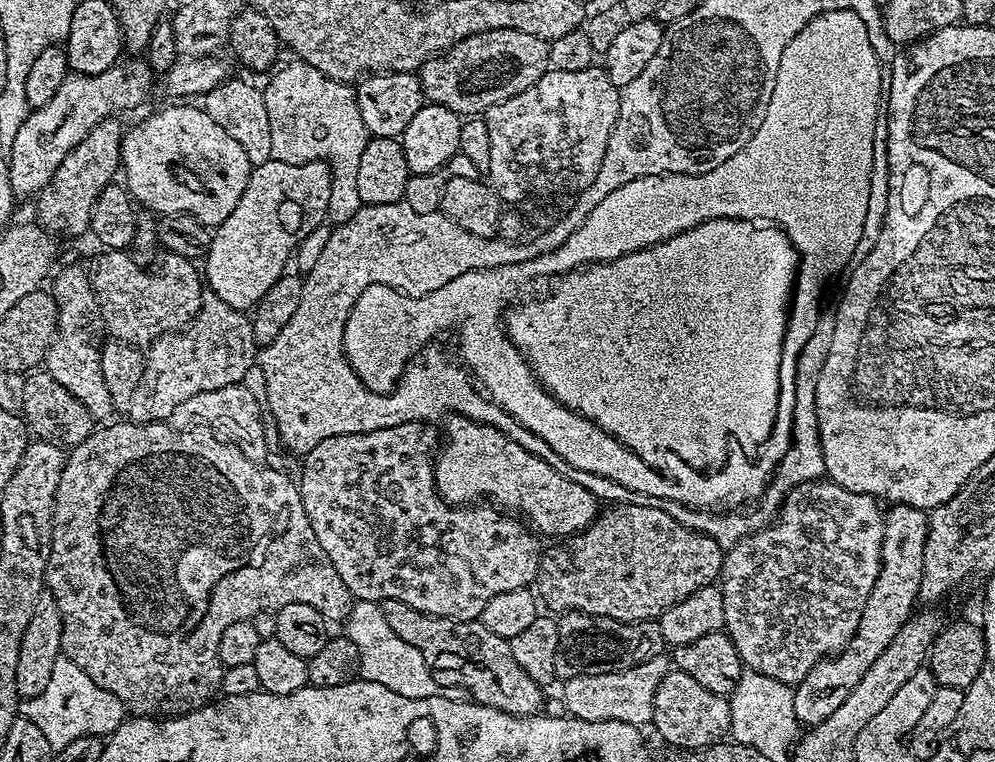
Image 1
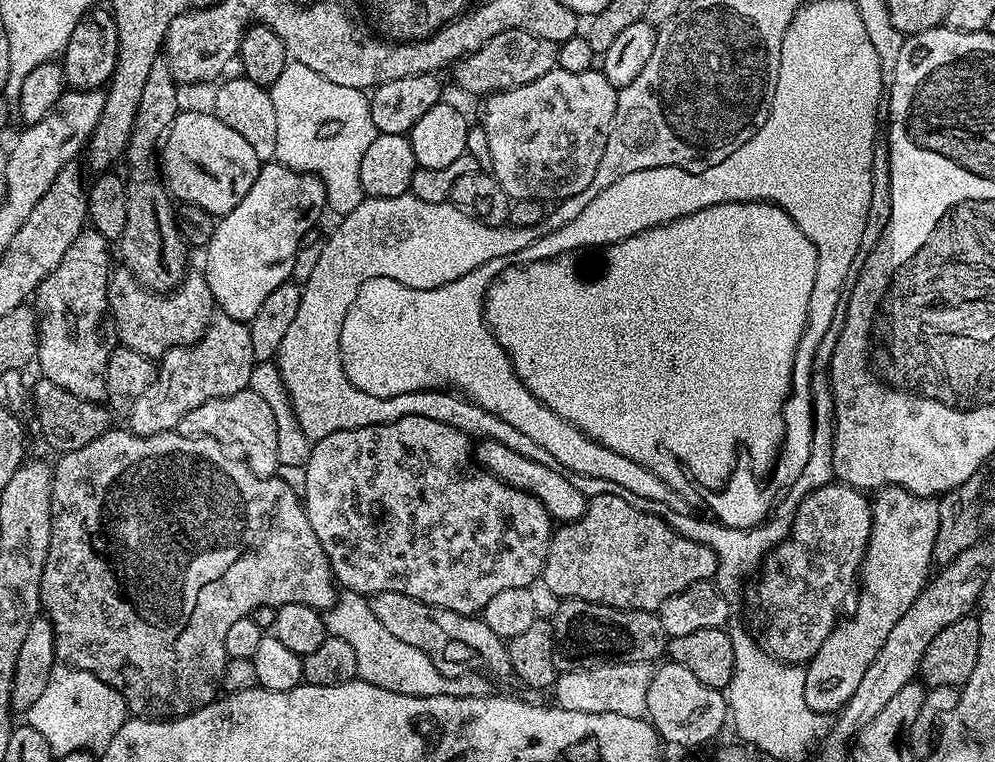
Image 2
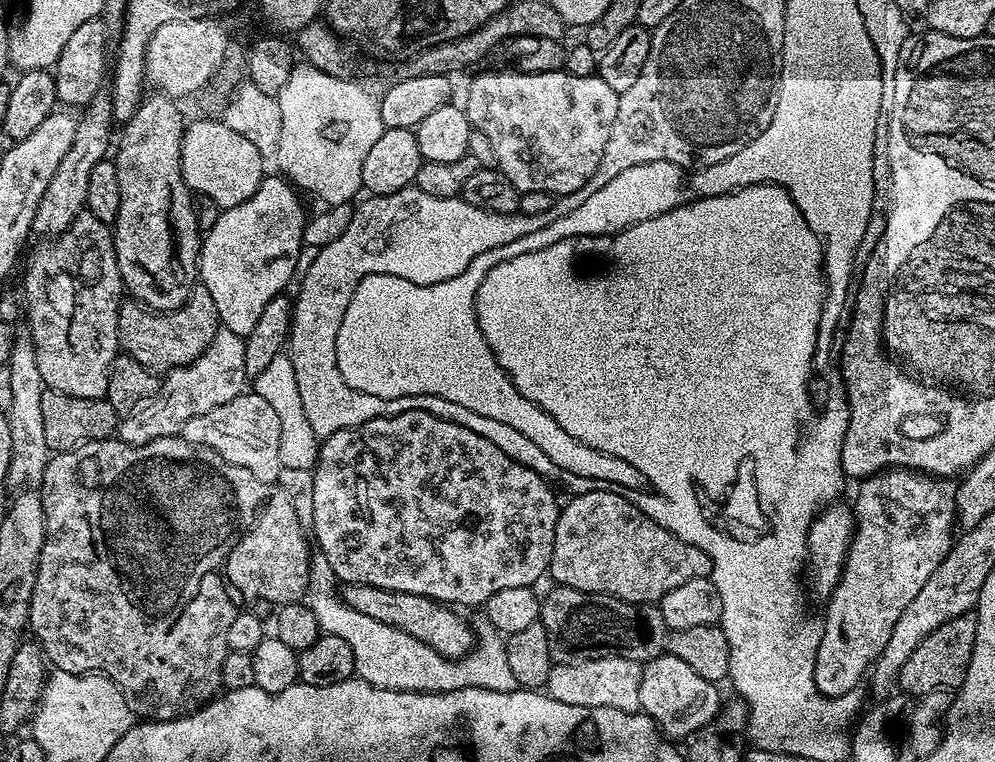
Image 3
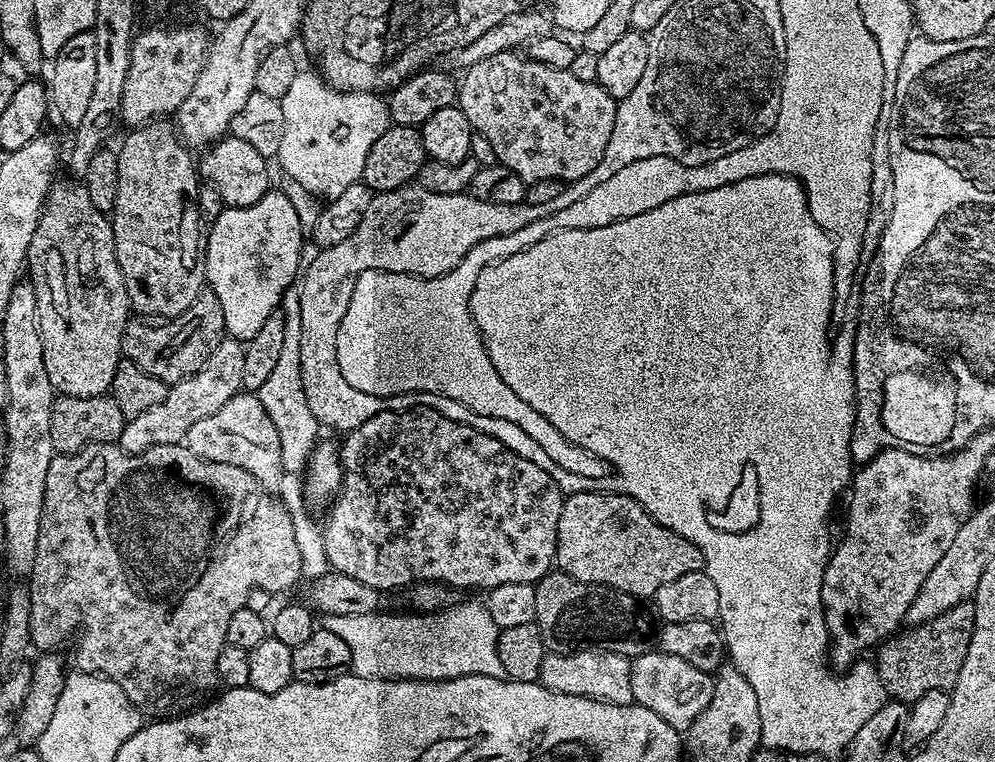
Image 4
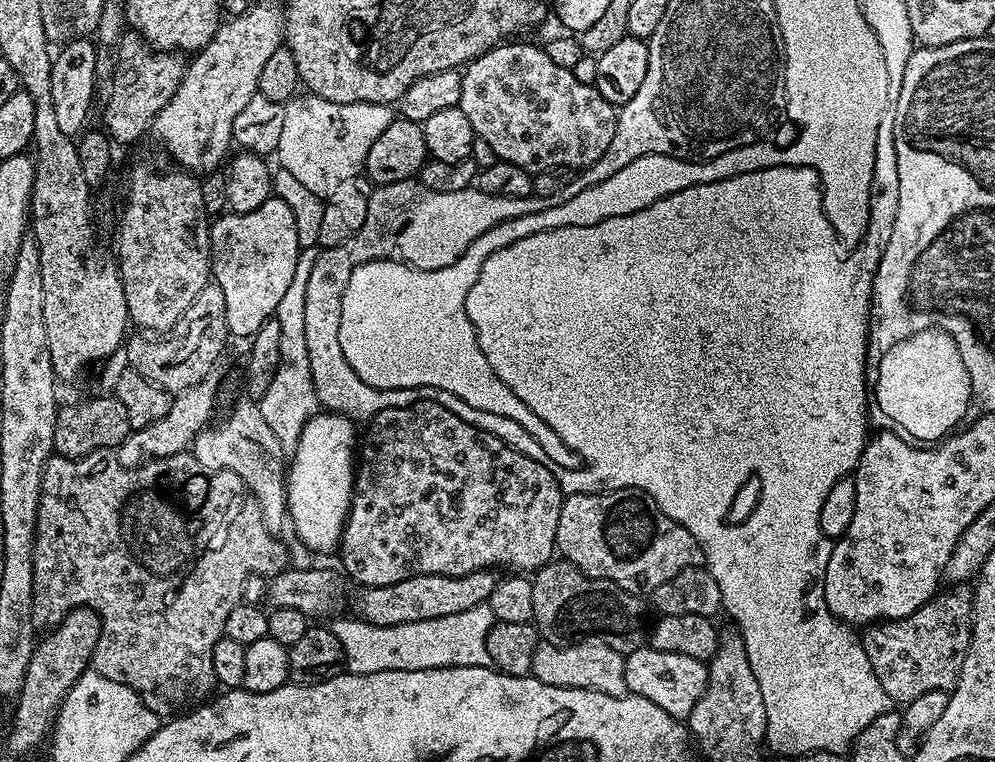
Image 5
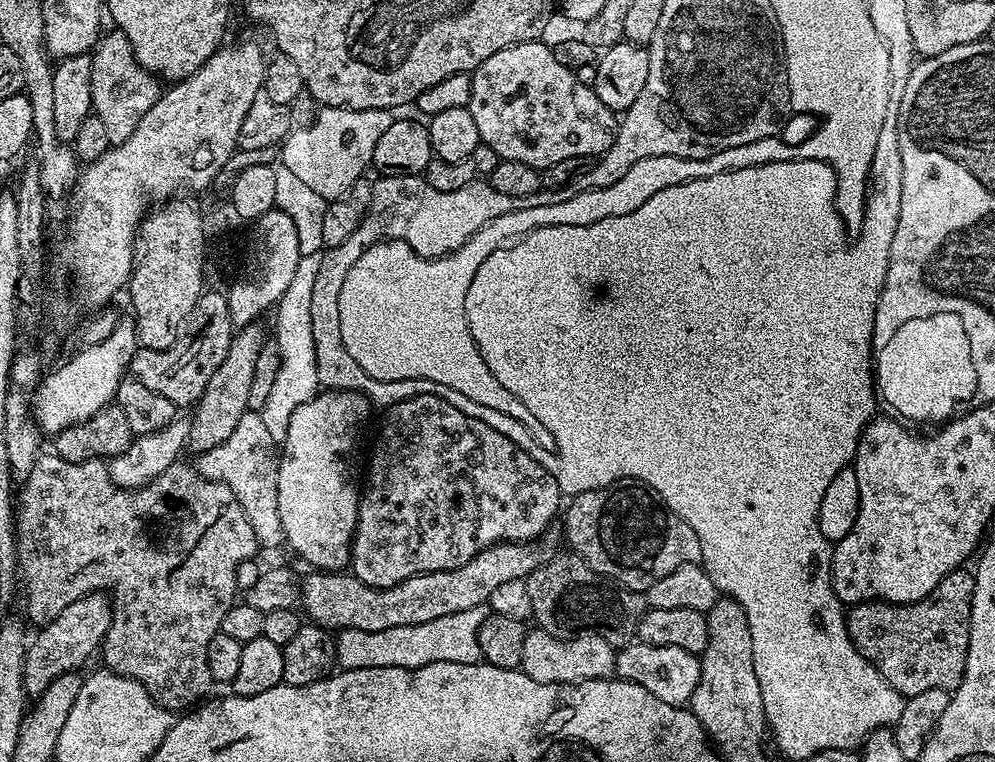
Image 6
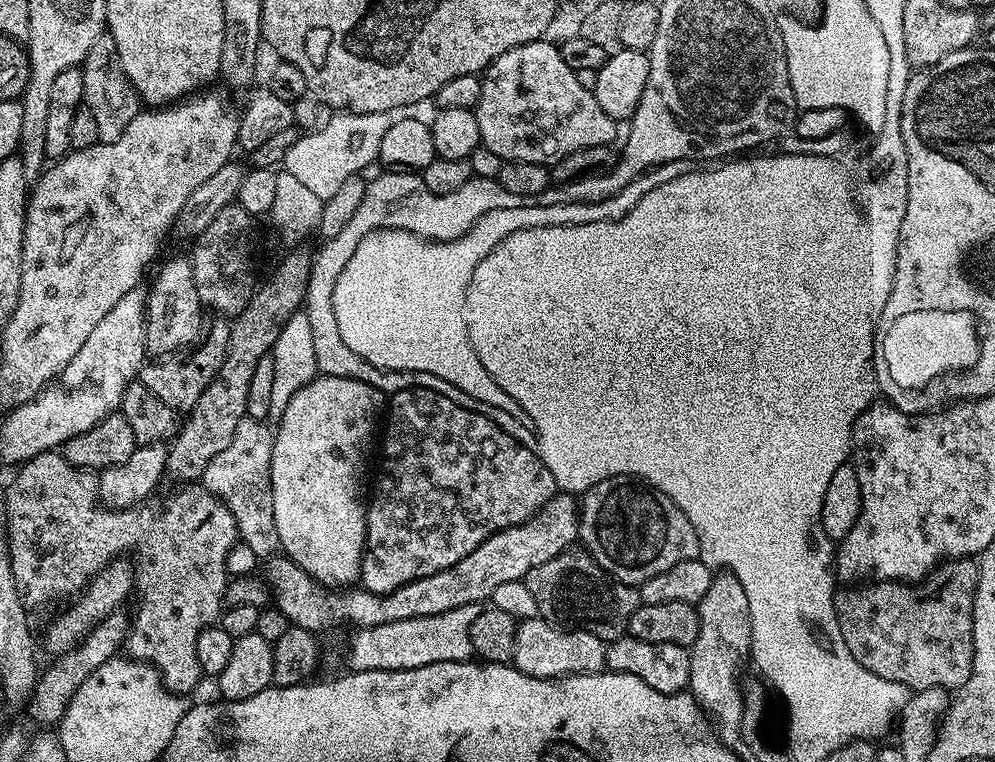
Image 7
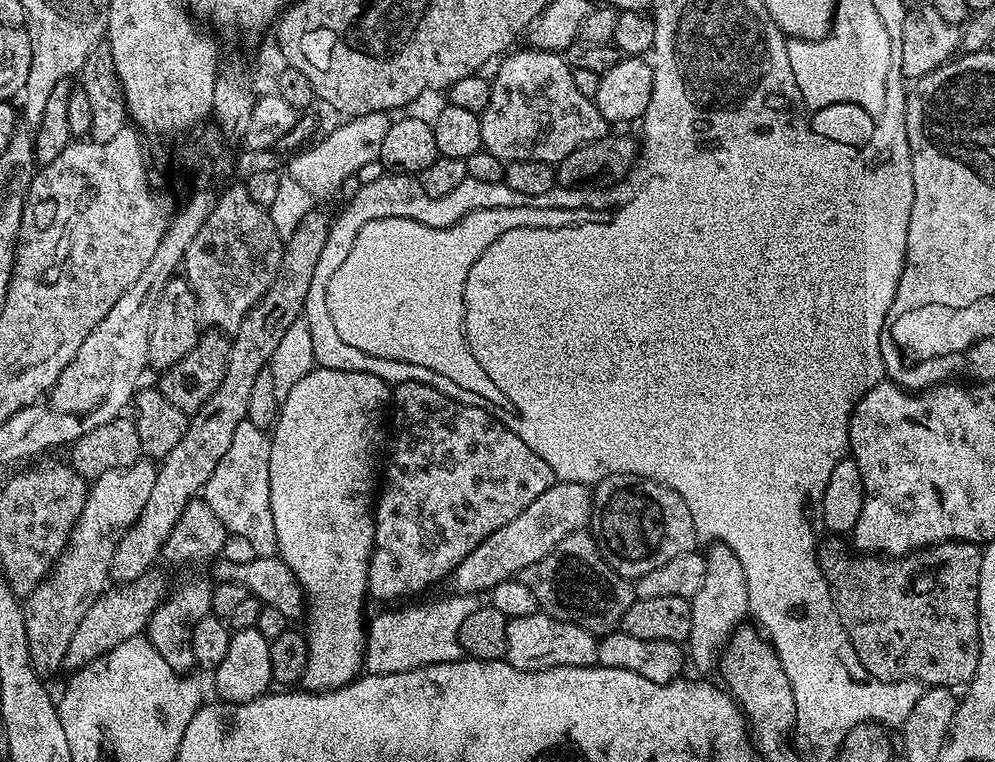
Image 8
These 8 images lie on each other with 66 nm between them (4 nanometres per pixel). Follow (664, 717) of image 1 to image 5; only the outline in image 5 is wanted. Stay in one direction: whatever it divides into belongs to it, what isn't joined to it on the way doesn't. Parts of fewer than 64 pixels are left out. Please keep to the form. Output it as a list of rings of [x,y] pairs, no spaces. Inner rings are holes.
[[[645,646],[627,653],[624,658],[626,670],[626,686],[634,696],[650,698],[654,706],[666,710],[675,720],[684,722],[698,706],[698,698],[708,685],[707,663],[698,658],[686,658],[686,654],[666,654],[666,650],[654,650]]]

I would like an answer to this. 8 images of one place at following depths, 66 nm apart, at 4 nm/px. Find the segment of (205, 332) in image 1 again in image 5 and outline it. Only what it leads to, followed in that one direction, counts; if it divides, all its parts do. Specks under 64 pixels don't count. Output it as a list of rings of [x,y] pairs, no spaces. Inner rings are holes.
[[[215,375],[207,376],[202,382],[190,386],[173,399],[170,410],[166,410],[166,414],[162,414],[162,418],[158,418],[158,422],[150,422],[150,426],[142,426],[129,432],[120,443],[120,447],[115,449],[122,466],[135,468],[146,460],[185,451],[195,440],[196,435],[203,428],[209,427],[210,421],[213,419],[211,416],[212,410],[216,406],[216,379]]]

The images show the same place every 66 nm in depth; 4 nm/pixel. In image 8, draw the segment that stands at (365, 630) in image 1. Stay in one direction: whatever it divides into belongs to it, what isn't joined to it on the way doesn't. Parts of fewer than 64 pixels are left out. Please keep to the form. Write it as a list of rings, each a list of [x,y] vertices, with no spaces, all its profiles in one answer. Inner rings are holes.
[[[470,592],[447,595],[429,604],[409,603],[412,604],[409,608],[392,606],[389,612],[380,612],[373,620],[371,617],[366,624],[363,671],[374,676],[385,676],[461,659],[464,651],[458,630],[462,630],[462,622],[469,614],[481,608],[482,600],[479,595]]]

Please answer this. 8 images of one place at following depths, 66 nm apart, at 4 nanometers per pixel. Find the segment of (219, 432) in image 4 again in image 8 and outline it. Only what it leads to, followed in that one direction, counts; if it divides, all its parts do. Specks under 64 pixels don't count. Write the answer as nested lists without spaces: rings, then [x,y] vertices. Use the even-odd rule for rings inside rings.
[[[247,419],[234,430],[230,450],[222,454],[222,462],[214,466],[214,474],[206,482],[202,499],[222,522],[225,533],[238,535],[251,543],[256,556],[274,556],[278,553],[278,534],[274,530],[274,514],[270,506],[270,446],[272,437],[265,429],[254,426]]]

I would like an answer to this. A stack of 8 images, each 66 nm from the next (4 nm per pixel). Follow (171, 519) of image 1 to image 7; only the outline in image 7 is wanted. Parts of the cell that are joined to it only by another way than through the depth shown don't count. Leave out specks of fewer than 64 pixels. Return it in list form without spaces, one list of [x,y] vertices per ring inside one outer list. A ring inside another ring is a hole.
[[[59,451],[43,452],[34,458],[25,460],[19,465],[16,481],[8,488],[8,497],[3,497],[2,502],[6,506],[6,522],[8,523],[8,541],[10,542],[10,558],[14,562],[14,582],[18,582],[18,590],[24,595],[25,605],[32,604],[48,604],[51,600],[64,600],[75,597],[92,579],[106,567],[110,561],[123,557],[125,554],[131,554],[134,557],[134,567],[136,570],[136,585],[141,596],[135,597],[136,613],[131,613],[130,627],[126,637],[126,652],[133,660],[142,660],[146,664],[156,668],[160,675],[164,677],[164,684],[170,692],[177,694],[189,694],[202,681],[202,673],[200,671],[200,663],[198,662],[198,634],[202,634],[202,630],[213,627],[219,621],[222,609],[225,607],[224,592],[228,588],[230,579],[227,571],[226,558],[231,550],[238,543],[238,531],[234,514],[230,514],[228,507],[219,500],[214,494],[204,489],[203,483],[188,482],[177,492],[172,492],[169,496],[164,496],[161,500],[157,498],[149,498],[143,504],[135,504],[132,508],[110,508],[105,506],[100,499],[100,482],[95,471],[87,468],[79,468],[70,462],[64,460],[63,455]]]

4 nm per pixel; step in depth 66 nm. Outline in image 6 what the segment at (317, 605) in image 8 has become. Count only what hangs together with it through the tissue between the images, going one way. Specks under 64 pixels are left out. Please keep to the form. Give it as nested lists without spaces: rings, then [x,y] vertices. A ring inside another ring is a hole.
[[[321,390],[308,402],[302,402],[302,406],[298,406],[298,410],[294,410],[294,415],[290,418],[290,430],[286,430],[286,438],[276,466],[278,470],[278,515],[282,518],[282,530],[284,531],[287,547],[292,547],[308,563],[308,566],[316,570],[344,570],[349,567],[352,559],[352,539],[356,533],[356,519],[358,518],[358,506],[360,505],[358,484],[357,481],[356,484],[352,481],[352,455],[356,452],[356,435],[360,432],[360,419],[363,418],[364,411],[367,408],[370,408],[370,401],[361,392]]]

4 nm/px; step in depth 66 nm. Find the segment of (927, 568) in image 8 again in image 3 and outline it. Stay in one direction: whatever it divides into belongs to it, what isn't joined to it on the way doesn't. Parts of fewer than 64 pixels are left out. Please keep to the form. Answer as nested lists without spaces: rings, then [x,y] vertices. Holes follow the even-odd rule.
[[[972,614],[950,618],[950,622],[938,626],[938,630],[927,636],[902,666],[898,677],[899,691],[909,697],[919,698],[931,692],[959,689],[974,654],[975,633],[976,618]]]

